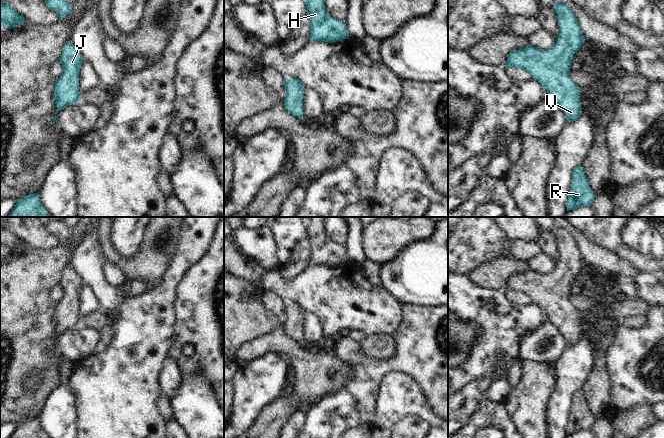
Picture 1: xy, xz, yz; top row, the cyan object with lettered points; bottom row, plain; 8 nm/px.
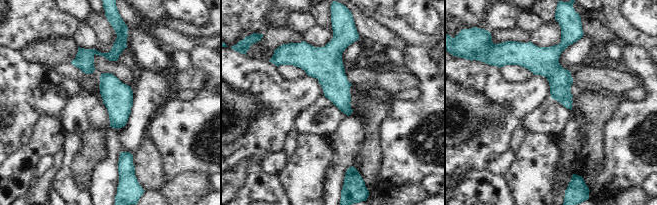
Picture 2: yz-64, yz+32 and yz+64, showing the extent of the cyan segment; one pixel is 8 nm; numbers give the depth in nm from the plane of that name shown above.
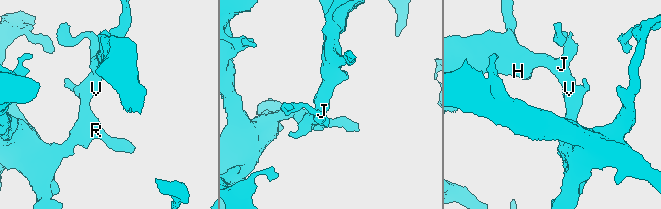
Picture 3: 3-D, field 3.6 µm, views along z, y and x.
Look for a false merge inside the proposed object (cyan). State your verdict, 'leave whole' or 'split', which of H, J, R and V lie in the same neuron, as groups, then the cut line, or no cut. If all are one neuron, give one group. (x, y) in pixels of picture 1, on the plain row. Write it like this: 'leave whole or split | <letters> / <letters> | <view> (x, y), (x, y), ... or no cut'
leave whole | H J R V | no cut

